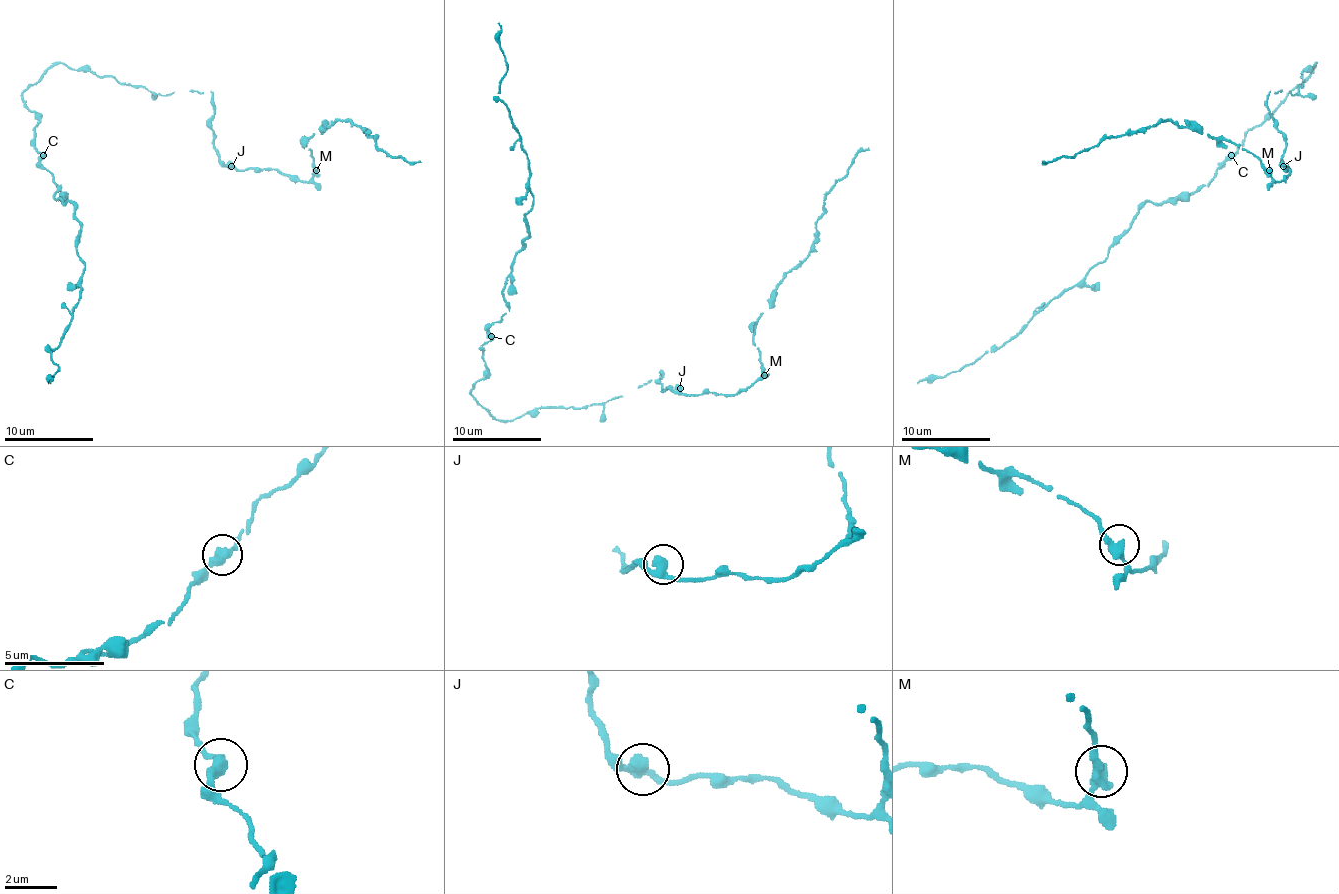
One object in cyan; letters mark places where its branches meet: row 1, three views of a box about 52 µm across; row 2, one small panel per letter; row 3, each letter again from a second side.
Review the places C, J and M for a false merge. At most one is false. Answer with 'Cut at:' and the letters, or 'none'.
Cut at: none

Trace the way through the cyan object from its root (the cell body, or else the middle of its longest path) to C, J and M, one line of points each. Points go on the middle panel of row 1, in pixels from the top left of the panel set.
C: (542, 408), (528, 410), (513, 419), (495, 419), (470, 393), (470, 388), (486, 370), (482, 346), (491, 337)
J: (542, 408), (579, 408), (608, 402), (640, 388), (662, 373), (662, 390), (680, 388)
M: (542, 408), (608, 402), (662, 373), (662, 390), (680, 388), (686, 395), (733, 395), (764, 375)

